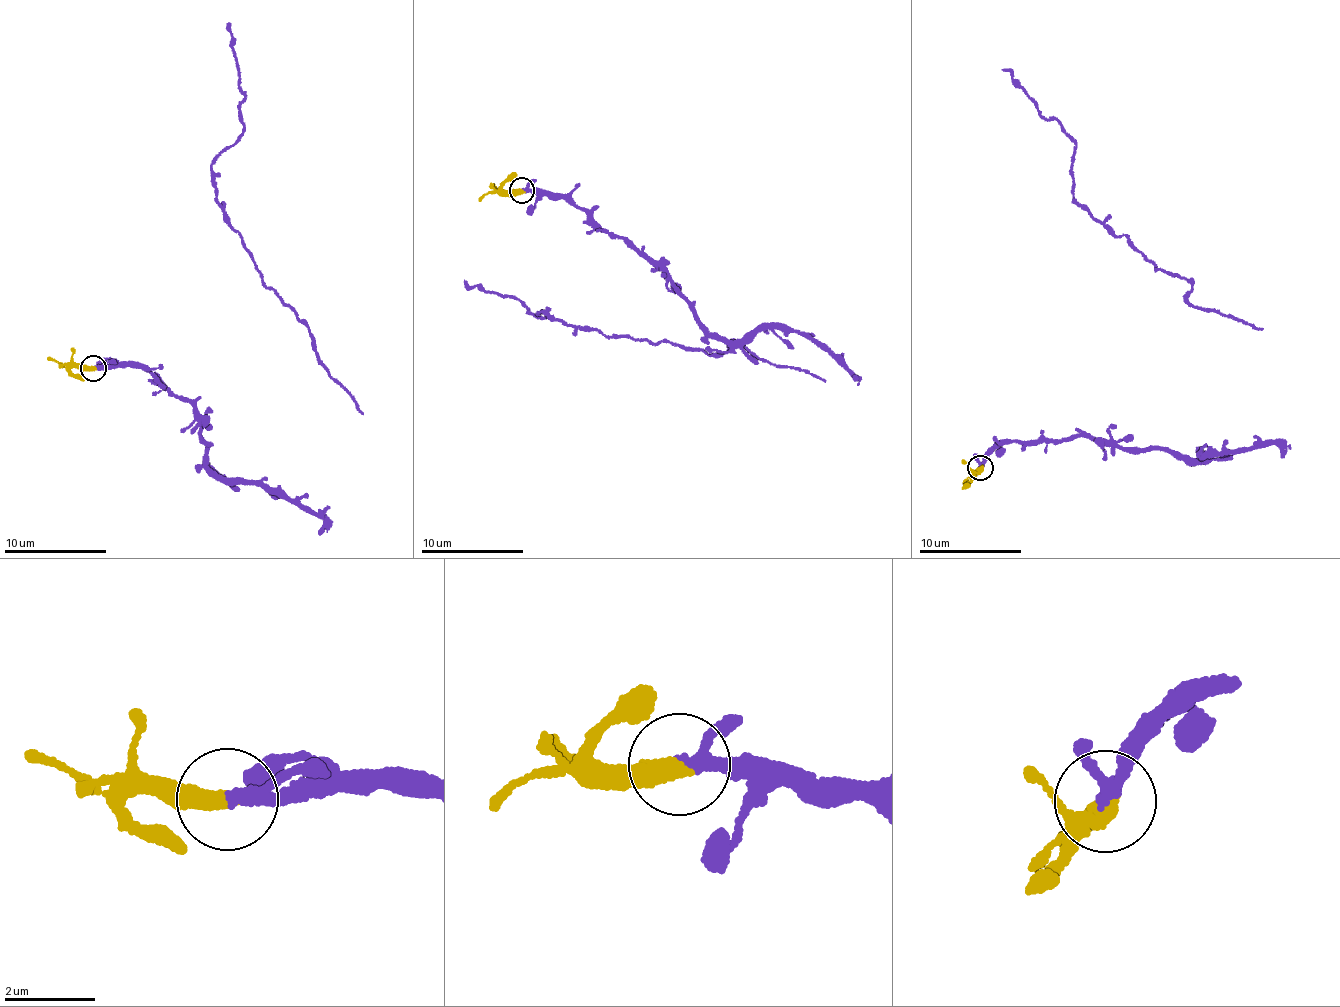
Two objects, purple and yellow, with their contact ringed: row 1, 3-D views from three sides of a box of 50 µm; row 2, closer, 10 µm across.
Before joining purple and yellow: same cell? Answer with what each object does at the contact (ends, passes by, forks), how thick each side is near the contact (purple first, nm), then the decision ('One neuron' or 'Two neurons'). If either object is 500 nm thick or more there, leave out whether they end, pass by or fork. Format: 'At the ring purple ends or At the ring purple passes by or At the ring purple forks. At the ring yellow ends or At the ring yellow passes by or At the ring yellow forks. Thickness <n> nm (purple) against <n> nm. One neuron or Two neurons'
At the ring purple passes by. At the ring yellow ends. Thickness 240 nm (purple) against 420 nm. One neuron

